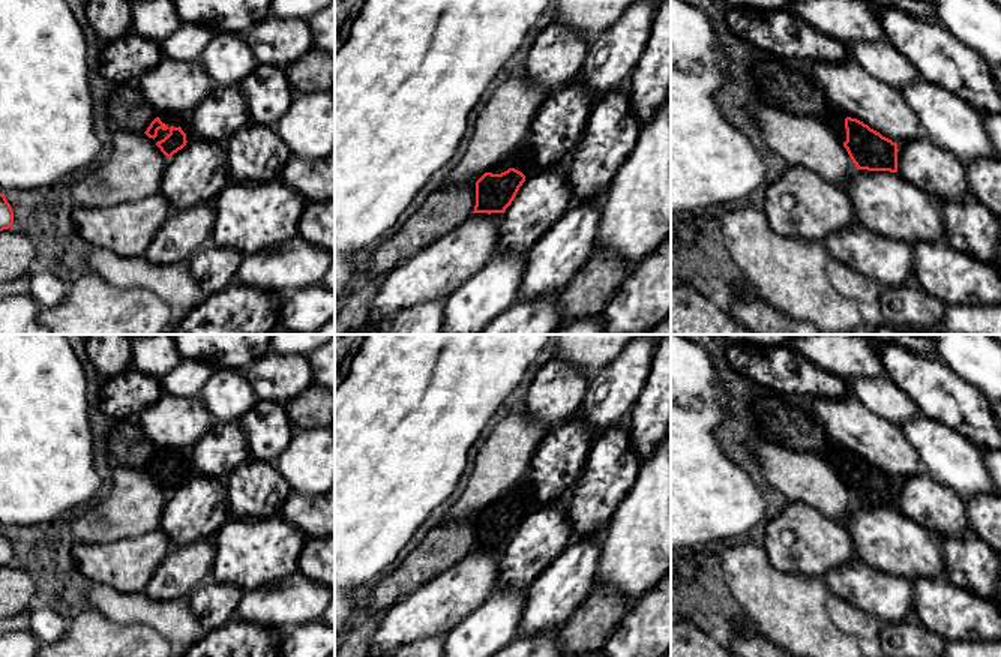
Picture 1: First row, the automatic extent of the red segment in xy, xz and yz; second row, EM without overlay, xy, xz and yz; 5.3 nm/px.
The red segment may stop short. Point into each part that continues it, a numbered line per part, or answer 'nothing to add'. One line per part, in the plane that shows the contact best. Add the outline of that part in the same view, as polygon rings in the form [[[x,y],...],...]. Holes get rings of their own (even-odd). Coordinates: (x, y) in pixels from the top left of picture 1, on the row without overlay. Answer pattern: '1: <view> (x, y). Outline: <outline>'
1: xy (176, 456). Outline: [[[164,450],[159,452],[161,458],[165,459],[168,464],[174,462],[174,464],[182,464],[182,466],[186,470],[186,477],[191,478],[194,476],[197,476],[197,470],[194,468],[191,458],[186,452],[180,452],[180,450]]]

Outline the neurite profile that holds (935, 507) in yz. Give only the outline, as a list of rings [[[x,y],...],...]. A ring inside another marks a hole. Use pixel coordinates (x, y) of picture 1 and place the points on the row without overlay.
[[[926,472],[897,478],[897,508],[938,538],[969,534],[965,500]]]

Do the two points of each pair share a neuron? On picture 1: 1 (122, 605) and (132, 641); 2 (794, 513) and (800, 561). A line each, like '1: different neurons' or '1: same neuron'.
1: different neurons
2: same neuron

